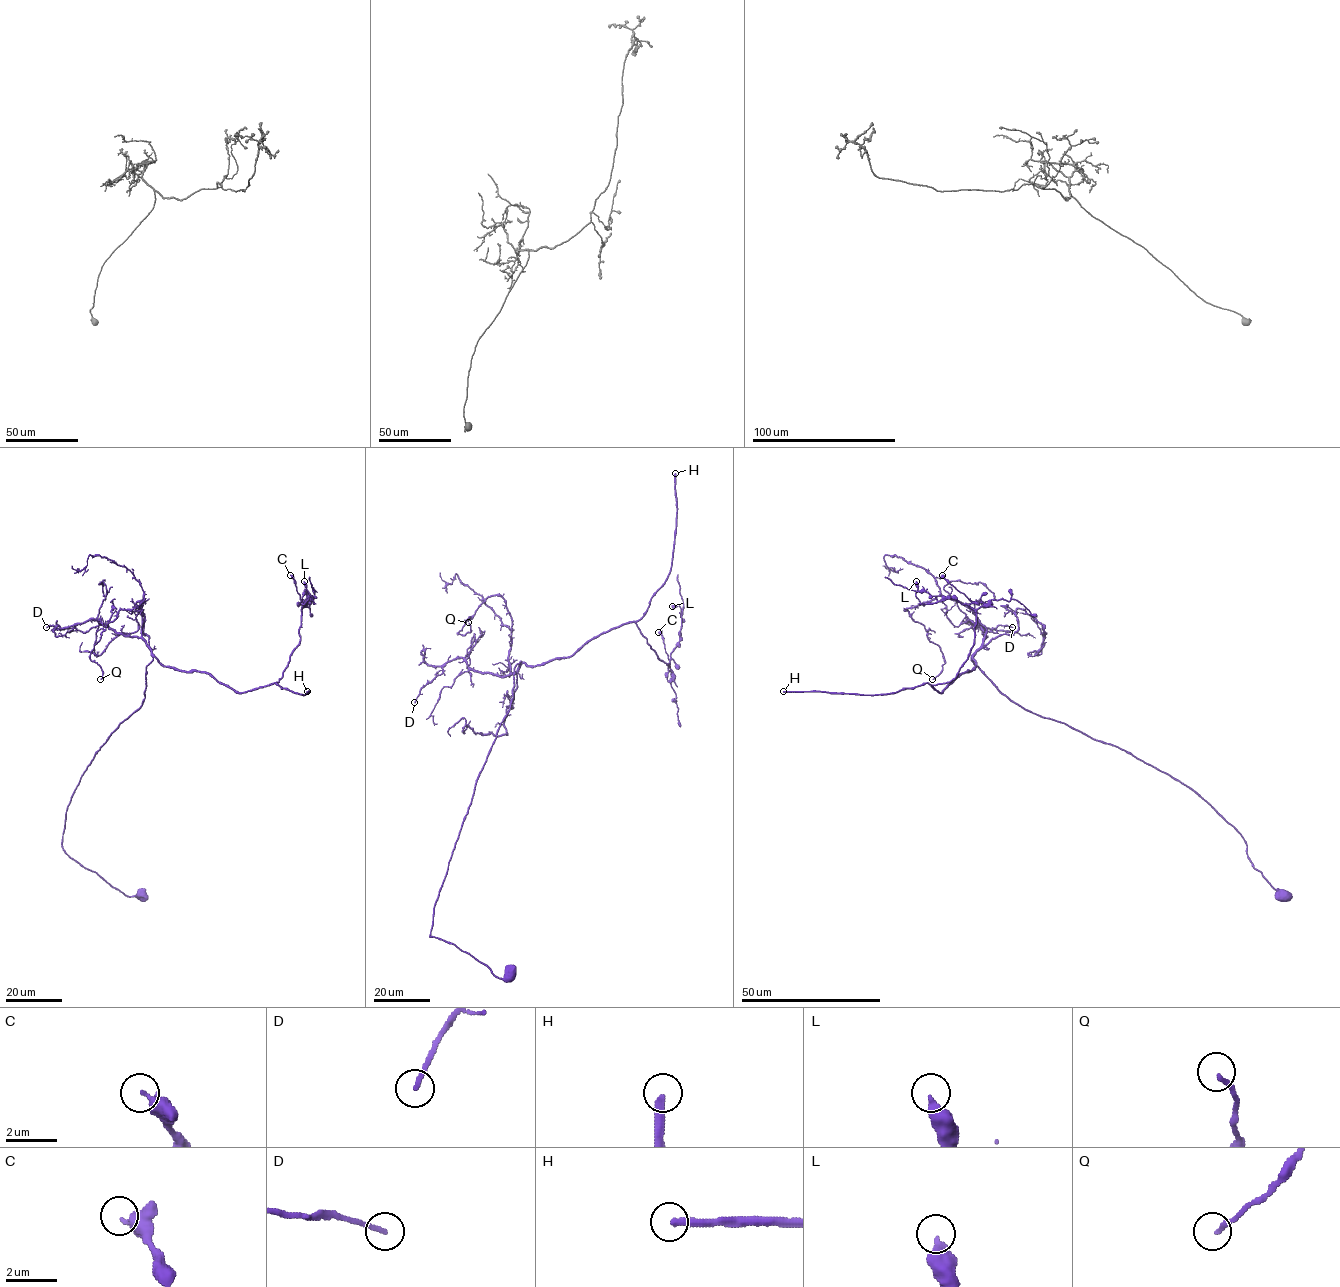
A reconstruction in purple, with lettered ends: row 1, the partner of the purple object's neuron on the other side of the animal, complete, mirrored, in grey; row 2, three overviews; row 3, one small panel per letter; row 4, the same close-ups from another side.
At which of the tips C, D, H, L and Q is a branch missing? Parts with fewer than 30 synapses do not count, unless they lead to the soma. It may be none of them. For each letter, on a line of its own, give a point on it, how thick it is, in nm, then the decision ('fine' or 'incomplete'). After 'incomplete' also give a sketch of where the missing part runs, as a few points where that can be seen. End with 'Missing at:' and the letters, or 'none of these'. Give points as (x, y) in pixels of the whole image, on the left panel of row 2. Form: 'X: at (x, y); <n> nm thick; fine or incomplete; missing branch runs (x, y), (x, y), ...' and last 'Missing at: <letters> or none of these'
C: at (290, 575); 360 nm thick; fine
D: at (46, 627); 180 nm thick; fine
H: at (307, 691); 320 nm thick; incomplete; missing branch runs (307, 691), (344, 658), (345, 624), (359, 602), (363, 612), (357, 624)
L: at (304, 581); 400 nm thick; fine
Q: at (100, 679); 190 nm thick; fine
Missing at: H

